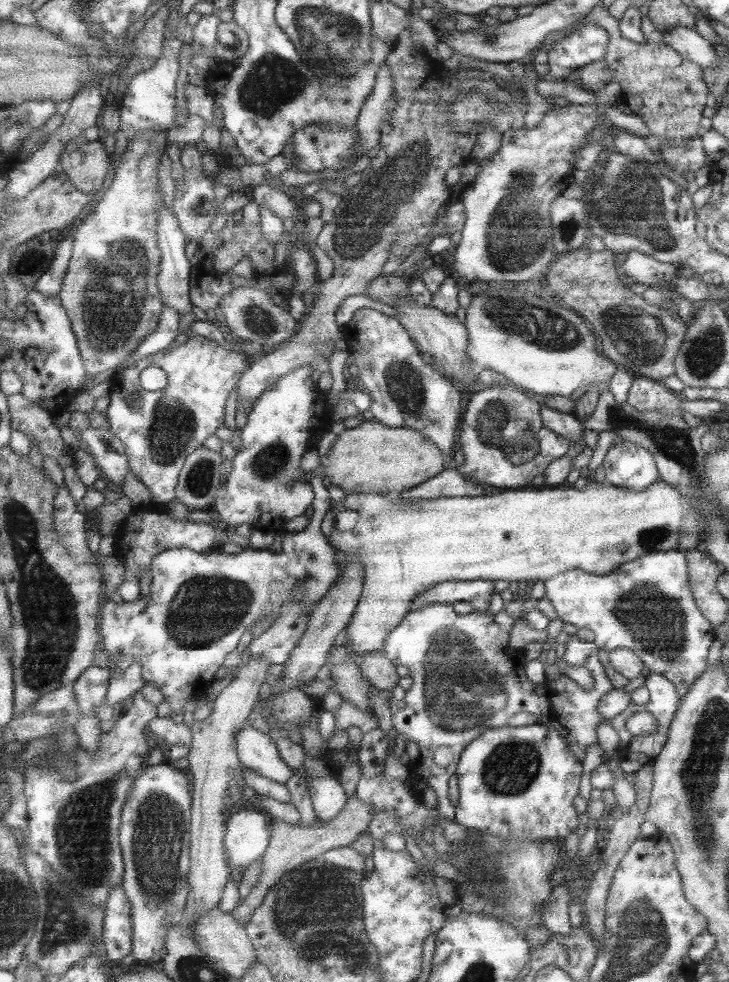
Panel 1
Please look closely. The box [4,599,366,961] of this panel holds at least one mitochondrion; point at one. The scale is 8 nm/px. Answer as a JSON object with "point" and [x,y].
{"point":[81,833]}

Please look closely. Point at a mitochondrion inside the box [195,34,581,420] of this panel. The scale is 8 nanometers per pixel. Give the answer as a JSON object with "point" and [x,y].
{"point":[366,218]}

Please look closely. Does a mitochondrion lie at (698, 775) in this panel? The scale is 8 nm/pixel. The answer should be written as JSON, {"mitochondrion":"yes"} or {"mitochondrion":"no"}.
{"mitochondrion":"yes"}

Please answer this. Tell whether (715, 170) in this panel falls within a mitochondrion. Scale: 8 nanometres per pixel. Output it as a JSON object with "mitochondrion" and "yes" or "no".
{"mitochondrion":"no"}

